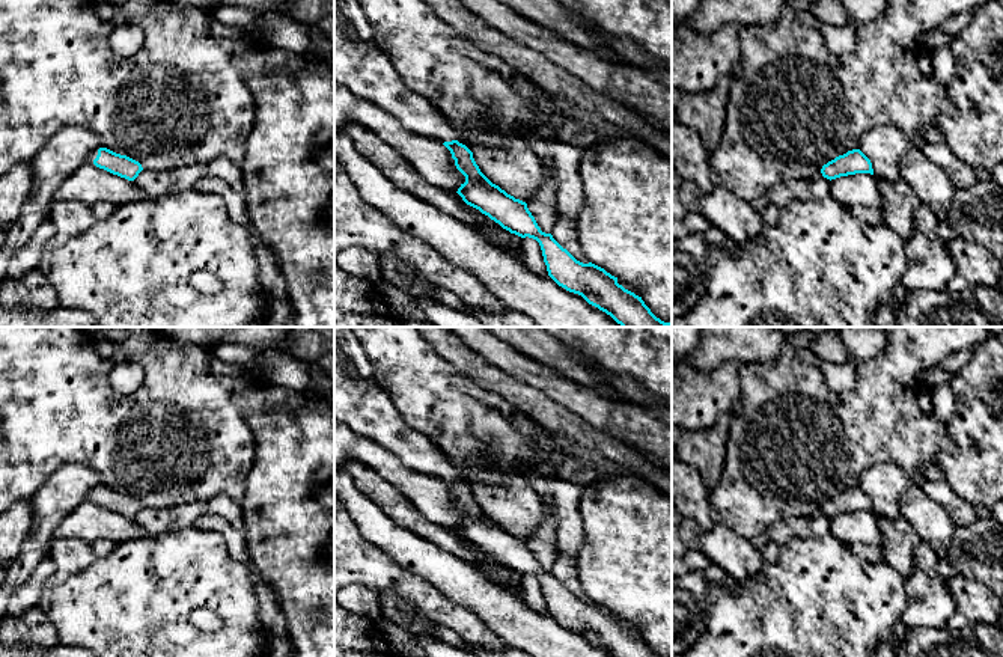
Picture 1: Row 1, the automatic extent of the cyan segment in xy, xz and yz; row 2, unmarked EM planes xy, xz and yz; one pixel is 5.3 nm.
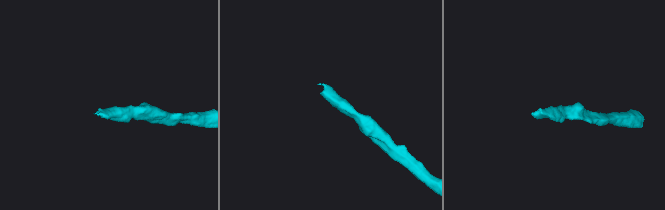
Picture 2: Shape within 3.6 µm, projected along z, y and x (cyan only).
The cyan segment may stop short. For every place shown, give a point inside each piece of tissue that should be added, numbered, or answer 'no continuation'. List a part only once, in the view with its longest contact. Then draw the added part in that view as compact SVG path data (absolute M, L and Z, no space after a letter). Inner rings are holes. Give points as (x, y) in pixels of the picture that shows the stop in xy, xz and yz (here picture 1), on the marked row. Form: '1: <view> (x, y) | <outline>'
1: xz (365, 70) | M334 32L334 86L343 86L360 99L377 105L401 122L408 131L440 142L458 139L443 113L426 96L411 90L393 66L392 60L377 45L363 42L358 36L352 39L346 32Z

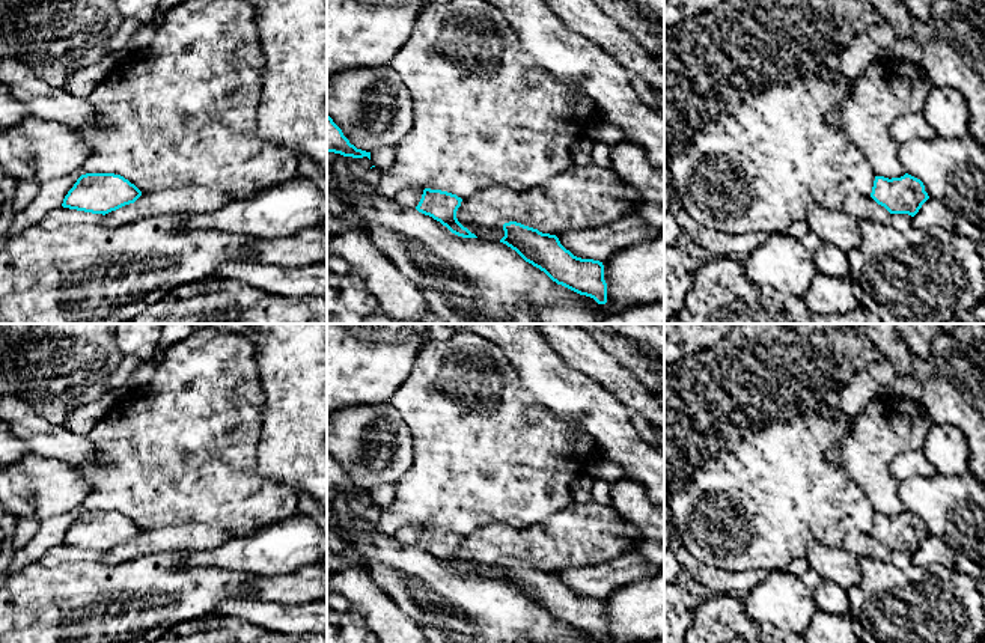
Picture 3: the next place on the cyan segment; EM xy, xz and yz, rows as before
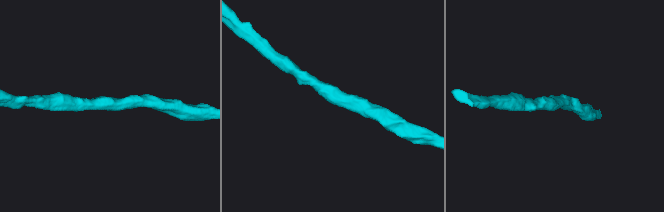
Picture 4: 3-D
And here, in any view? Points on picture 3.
no continuation

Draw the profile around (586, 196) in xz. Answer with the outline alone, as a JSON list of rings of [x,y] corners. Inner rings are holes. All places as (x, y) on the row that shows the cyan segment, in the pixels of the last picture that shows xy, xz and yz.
[[[592,163],[572,164],[566,172],[526,191],[491,187],[462,199],[458,221],[477,238],[500,241],[503,224],[517,221],[542,233],[601,227],[633,214],[622,197],[625,182]]]

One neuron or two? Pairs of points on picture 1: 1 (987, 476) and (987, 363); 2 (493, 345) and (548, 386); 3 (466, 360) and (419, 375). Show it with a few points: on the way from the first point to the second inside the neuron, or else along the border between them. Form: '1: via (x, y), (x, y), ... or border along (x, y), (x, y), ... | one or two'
1: via (987, 448), (987, 409), (978, 400), (984, 392) | one
2: via (506, 357), (535, 372) | one
3: border along (426, 342), (481, 386) | two

